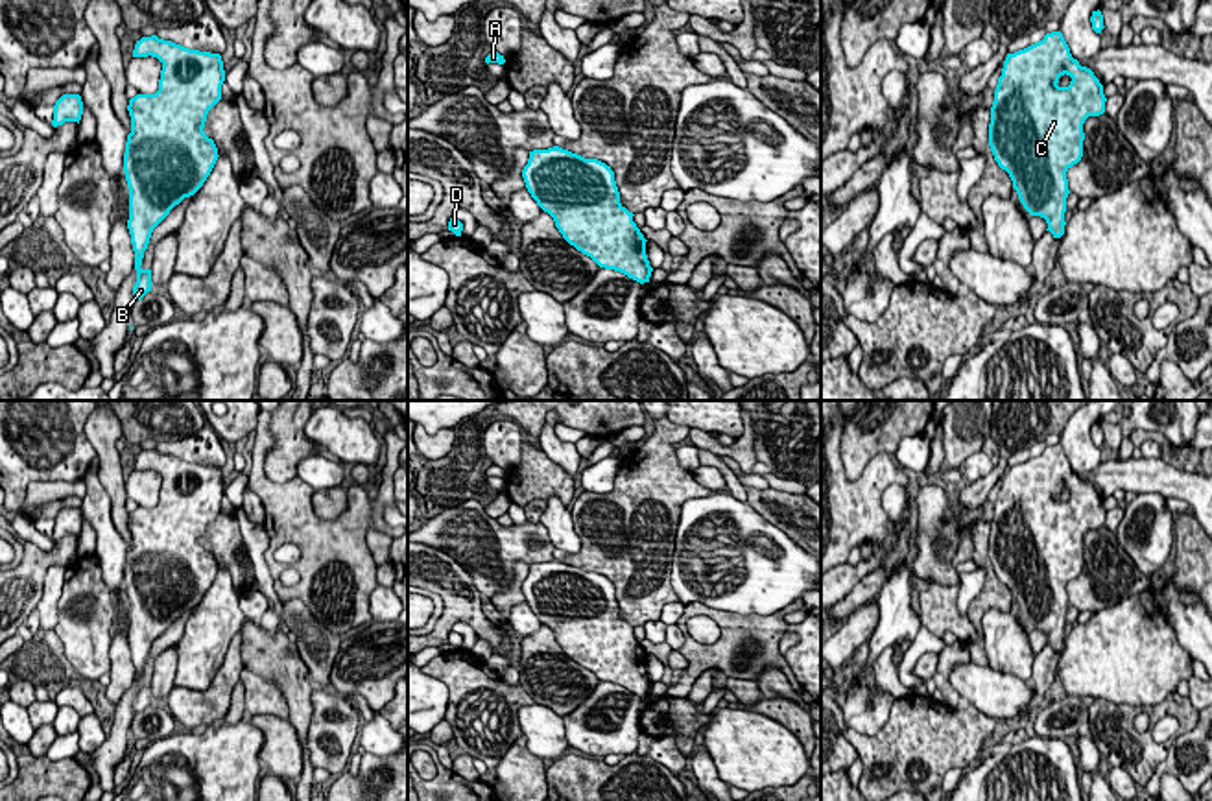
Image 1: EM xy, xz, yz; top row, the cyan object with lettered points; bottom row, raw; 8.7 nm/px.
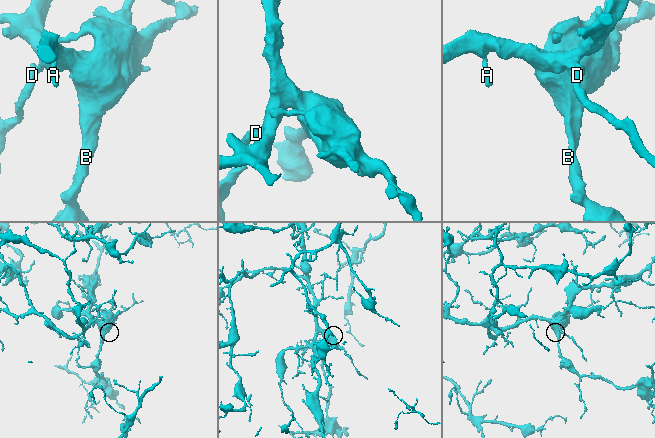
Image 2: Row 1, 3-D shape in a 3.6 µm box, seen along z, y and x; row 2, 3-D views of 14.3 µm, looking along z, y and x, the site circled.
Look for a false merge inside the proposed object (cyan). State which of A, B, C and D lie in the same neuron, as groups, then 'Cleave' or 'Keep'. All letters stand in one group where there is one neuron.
Groups: A B C D. Keep

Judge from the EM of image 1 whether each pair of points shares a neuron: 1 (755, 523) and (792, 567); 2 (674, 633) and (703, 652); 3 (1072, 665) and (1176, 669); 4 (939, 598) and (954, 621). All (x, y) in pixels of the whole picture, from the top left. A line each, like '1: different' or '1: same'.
1: same
2: different
3: same
4: same

